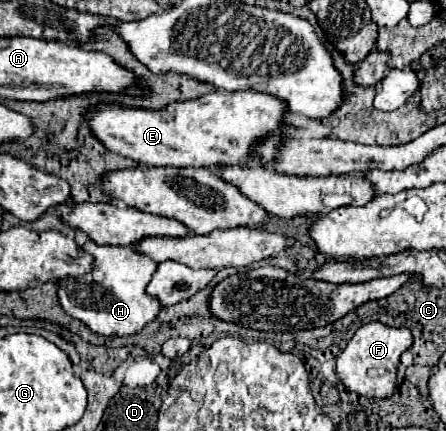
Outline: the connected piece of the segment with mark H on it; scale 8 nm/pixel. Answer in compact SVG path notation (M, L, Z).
M87 240L83 248L95 258L93 270L87 276L69 276L59 282L59 302L63 310L99 336L129 336L151 324L163 308L159 298L151 298L145 290L157 270L157 262L147 258L147 254L139 254L133 246L97 246Z

